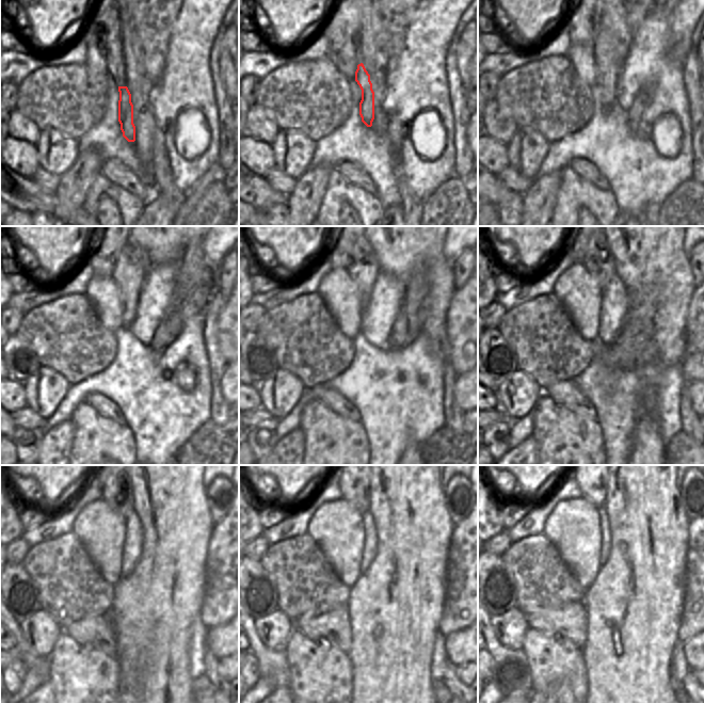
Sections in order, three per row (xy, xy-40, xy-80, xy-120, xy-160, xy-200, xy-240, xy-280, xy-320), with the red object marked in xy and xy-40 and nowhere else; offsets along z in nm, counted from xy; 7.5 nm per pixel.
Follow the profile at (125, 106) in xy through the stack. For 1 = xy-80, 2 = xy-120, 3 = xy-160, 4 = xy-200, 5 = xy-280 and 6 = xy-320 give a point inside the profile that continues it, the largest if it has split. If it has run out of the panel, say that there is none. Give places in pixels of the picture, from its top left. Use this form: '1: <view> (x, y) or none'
1: xy-80 (608, 67)
2: xy-120 (128, 274)
3: xy-160 (364, 269)
4: xy-200 (600, 264)
5: xy-280 (353, 486)
6: xy-320 (593, 486)

